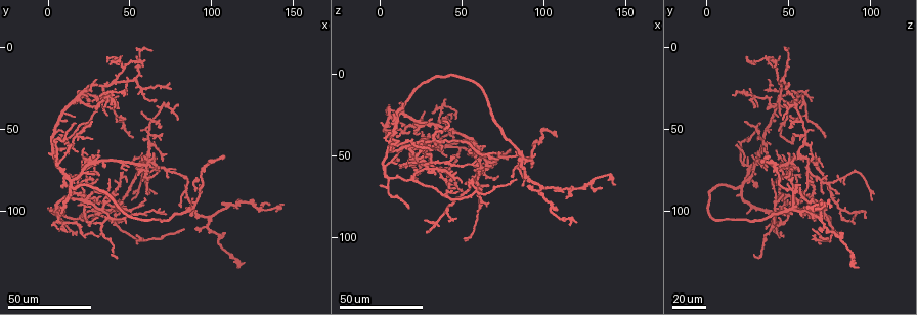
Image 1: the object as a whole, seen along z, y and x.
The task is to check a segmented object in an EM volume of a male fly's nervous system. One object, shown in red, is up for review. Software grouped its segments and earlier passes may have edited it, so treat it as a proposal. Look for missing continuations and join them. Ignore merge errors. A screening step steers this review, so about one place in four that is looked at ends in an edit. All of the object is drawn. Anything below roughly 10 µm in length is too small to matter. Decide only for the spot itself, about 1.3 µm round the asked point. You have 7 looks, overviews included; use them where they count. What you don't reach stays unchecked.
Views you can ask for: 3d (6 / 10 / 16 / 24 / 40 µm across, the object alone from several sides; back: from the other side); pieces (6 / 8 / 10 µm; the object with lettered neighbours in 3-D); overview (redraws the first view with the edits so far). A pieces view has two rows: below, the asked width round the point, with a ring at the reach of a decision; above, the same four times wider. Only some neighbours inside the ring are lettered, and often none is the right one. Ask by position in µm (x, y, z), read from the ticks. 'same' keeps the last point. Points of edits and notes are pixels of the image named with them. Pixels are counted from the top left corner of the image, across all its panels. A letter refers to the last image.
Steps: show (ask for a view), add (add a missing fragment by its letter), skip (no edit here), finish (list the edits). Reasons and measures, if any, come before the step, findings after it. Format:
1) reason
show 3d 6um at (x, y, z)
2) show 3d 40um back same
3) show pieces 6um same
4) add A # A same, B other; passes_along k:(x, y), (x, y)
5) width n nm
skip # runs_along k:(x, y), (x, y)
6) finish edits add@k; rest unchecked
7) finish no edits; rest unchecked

free end
show 3d 40um at (13, 90, 18)

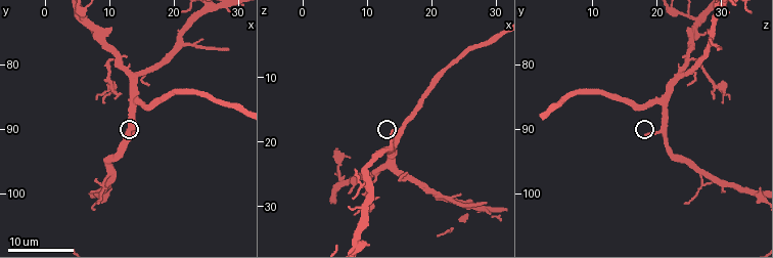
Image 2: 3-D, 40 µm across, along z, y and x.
show pieces 8um at (14.0, 91.0, 18.5)

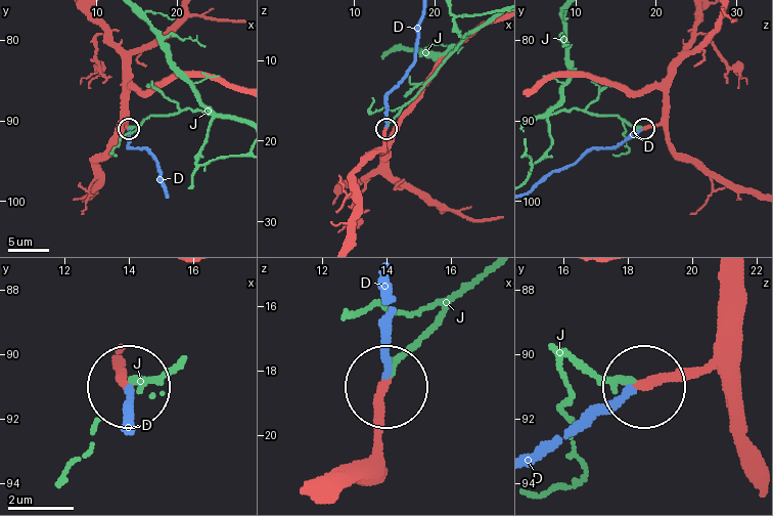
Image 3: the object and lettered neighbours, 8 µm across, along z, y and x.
width 220 nm
add D # D same, J other; passes_along 3:(384, 147), (387, 95), (413, 61), (421, 16); the neuron continues

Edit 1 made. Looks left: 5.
free end
show 3d 16um at (28.0, 77.5, 29.5)

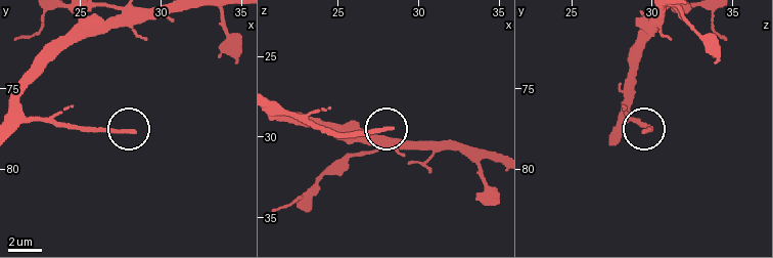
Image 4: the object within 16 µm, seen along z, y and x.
show 3d 6um at (28.2, 77.6, 29.4)

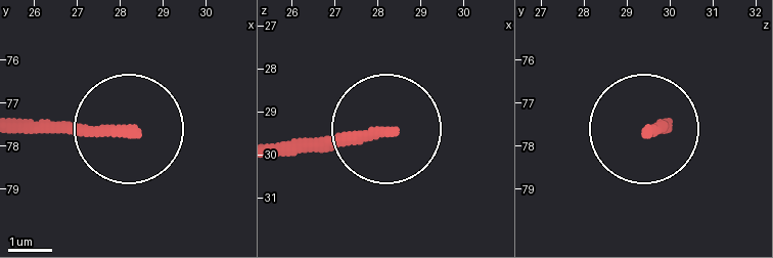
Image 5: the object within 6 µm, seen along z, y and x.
show pieces 6um at (28.25, 77.70, 29.50)

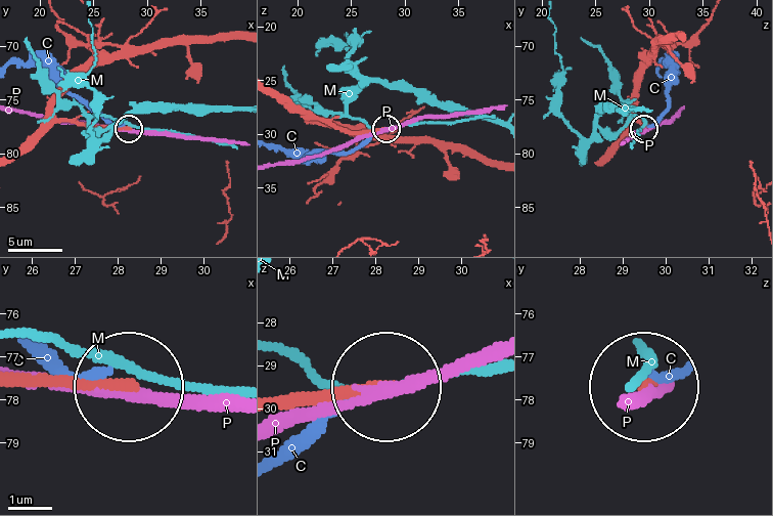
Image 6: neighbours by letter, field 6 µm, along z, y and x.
width 210 nm
skip # C other, M other, P other; runs_along 6:(283, 395), (378, 388); none of them fits

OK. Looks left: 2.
branch stops here
show 3d 24um at (9, 60, 38)

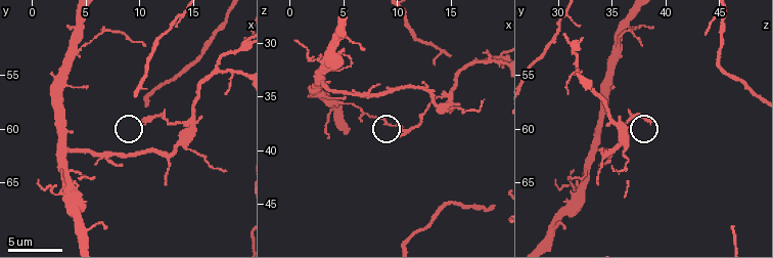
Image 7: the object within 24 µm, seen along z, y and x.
show pieces 10um at (10.4, 59.2, 38.6)

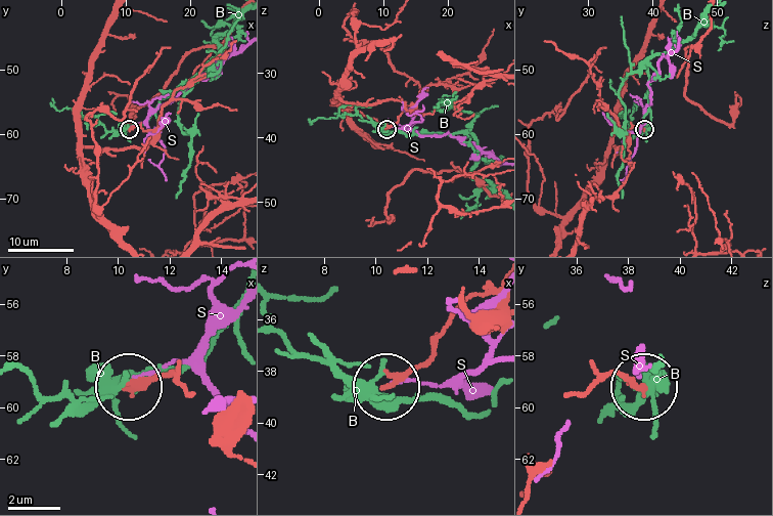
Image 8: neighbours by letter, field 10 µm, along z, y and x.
skip # B other, S other; runs_along 8:(354, 102), (398, 99), (408, 111), (412, 108), (388, 128); none of them fits

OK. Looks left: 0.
finish edits add@3; rest unchecked

